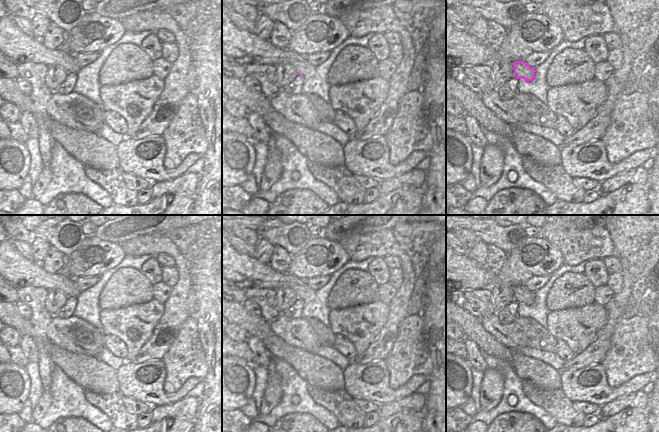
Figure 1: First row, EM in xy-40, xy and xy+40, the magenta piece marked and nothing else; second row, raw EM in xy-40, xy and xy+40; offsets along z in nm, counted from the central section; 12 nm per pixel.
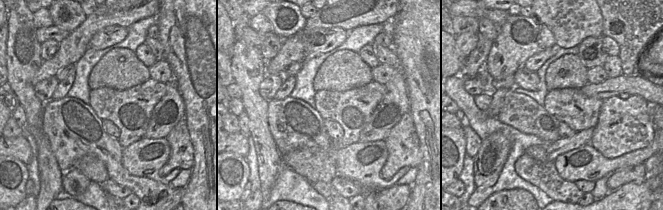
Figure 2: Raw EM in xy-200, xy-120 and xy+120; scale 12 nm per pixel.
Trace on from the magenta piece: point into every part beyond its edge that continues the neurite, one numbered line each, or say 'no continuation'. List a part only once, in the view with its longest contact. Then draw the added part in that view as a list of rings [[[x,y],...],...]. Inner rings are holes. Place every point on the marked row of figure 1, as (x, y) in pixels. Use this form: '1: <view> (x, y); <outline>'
1: xy (244, 48); [[[222,5],[222,54],[236,64],[289,64],[301,76],[314,70],[313,66],[305,61],[305,56],[299,56],[284,48],[276,48],[268,40],[238,29],[229,20],[226,9],[227,7]]]

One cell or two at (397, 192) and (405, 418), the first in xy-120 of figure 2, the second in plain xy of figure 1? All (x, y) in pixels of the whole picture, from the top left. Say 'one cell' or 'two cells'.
two cells

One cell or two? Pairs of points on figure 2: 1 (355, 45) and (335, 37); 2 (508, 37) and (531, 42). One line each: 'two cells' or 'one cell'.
1: two cells
2: one cell

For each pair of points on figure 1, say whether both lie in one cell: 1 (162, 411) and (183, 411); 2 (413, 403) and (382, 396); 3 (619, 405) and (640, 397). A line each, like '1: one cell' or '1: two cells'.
1: one cell
2: two cells
3: one cell

